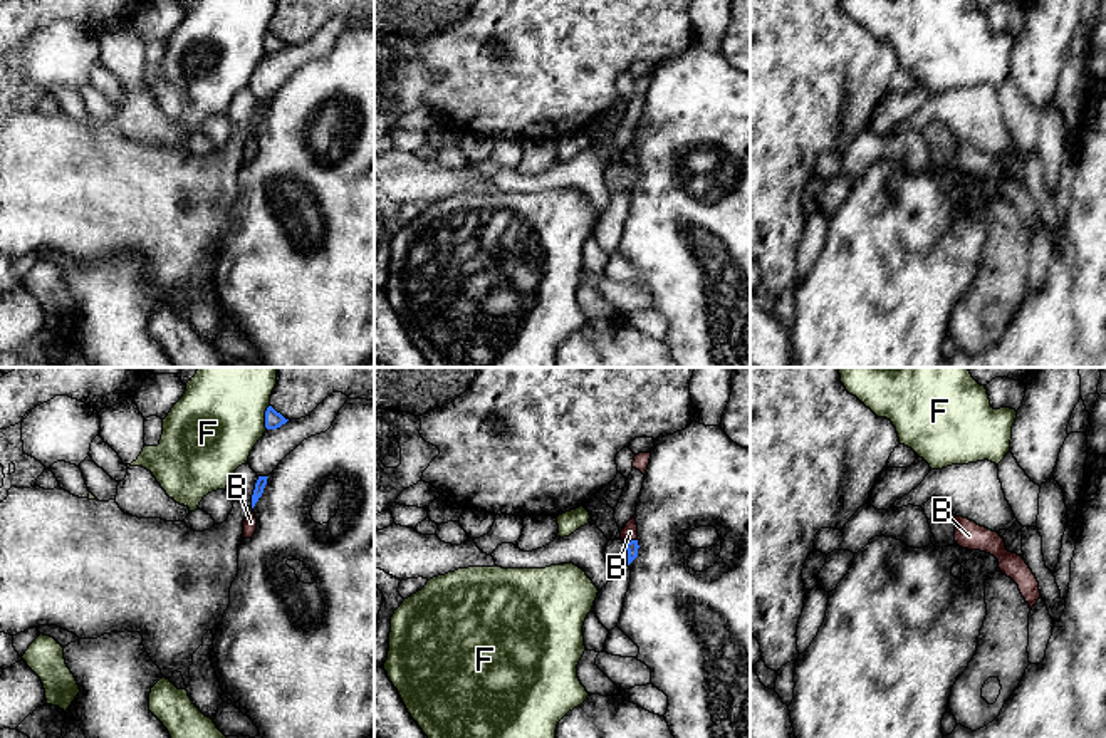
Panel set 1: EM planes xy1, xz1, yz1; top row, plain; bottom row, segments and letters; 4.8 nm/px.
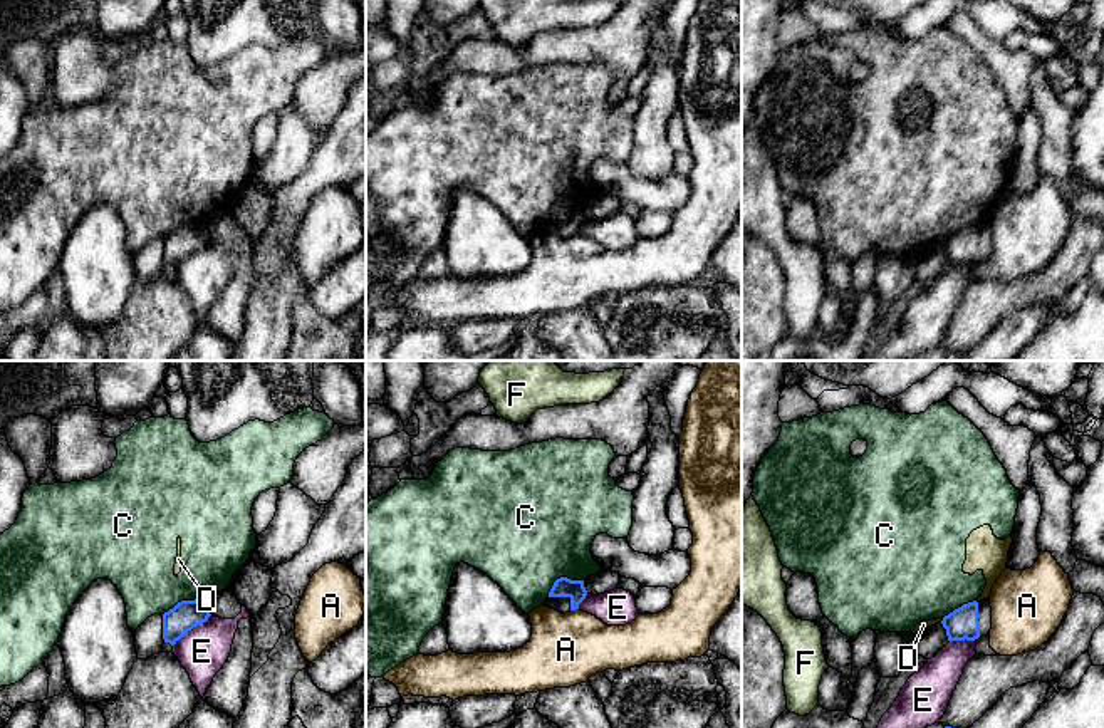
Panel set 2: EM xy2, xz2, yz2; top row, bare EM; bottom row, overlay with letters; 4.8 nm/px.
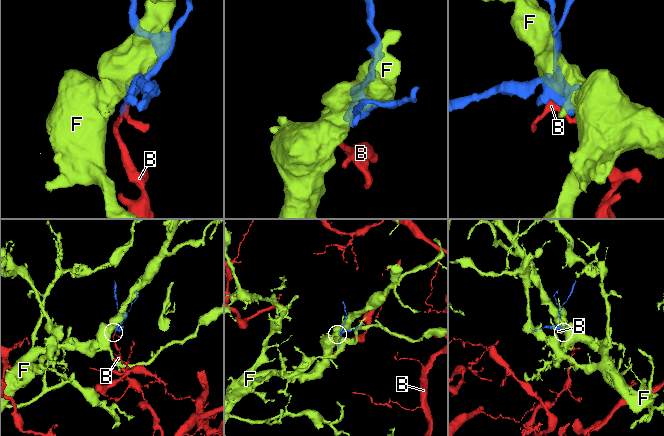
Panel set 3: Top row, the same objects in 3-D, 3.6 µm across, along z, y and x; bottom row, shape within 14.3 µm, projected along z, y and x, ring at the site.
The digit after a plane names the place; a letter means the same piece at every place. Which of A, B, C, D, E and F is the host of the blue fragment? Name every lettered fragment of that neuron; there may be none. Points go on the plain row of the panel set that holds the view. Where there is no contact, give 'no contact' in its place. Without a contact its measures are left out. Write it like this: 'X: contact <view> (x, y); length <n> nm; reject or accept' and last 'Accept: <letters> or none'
A: contact xz2 (574, 234); length 40 nm; reject
B: contact xz1 (631, 165); length 70 nm; reject
C: contact xy2 (185, 225); length 260 nm; reject
D: contact yz2 (943, 244); length 30 nm; reject
E: contact xy2 (192, 252); length 240 nm; reject
F: contact xy1 (266, 41); length 120 nm; reject
Accept: none

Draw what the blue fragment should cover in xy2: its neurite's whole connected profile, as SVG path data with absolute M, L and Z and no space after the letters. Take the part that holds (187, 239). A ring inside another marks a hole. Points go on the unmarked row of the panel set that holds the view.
M210 221L181 225L163 238L163 263L174 270L188 255L210 242Z

